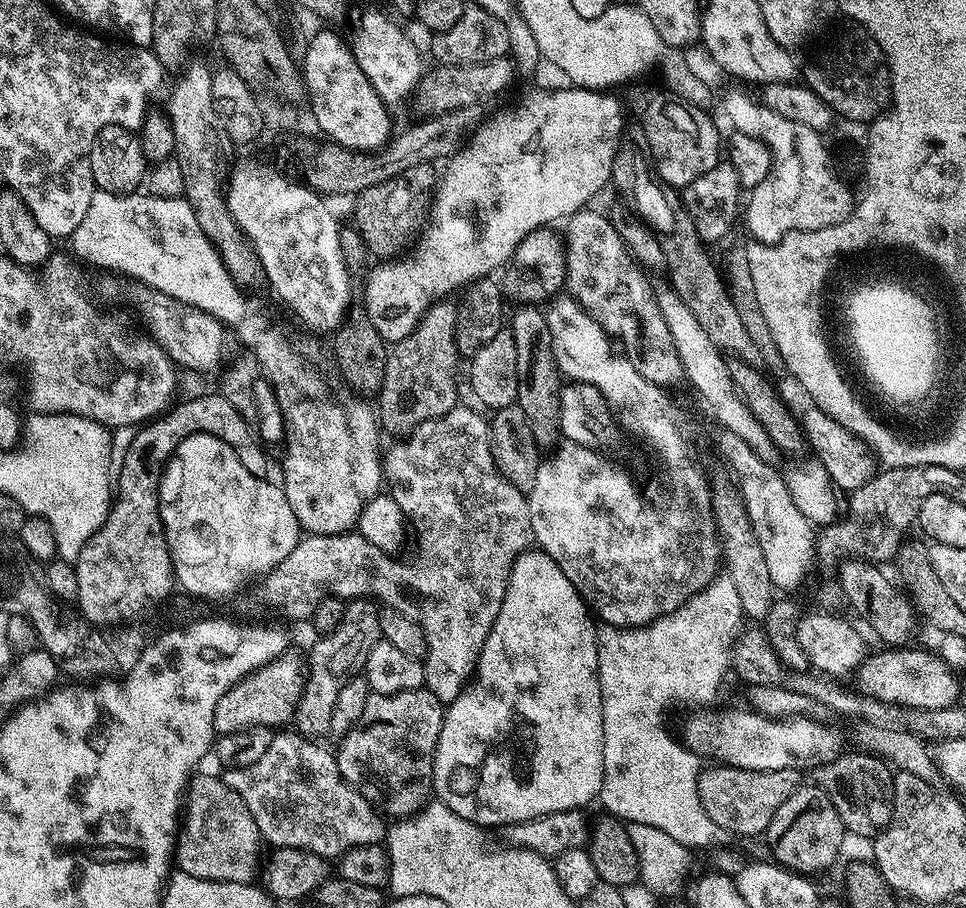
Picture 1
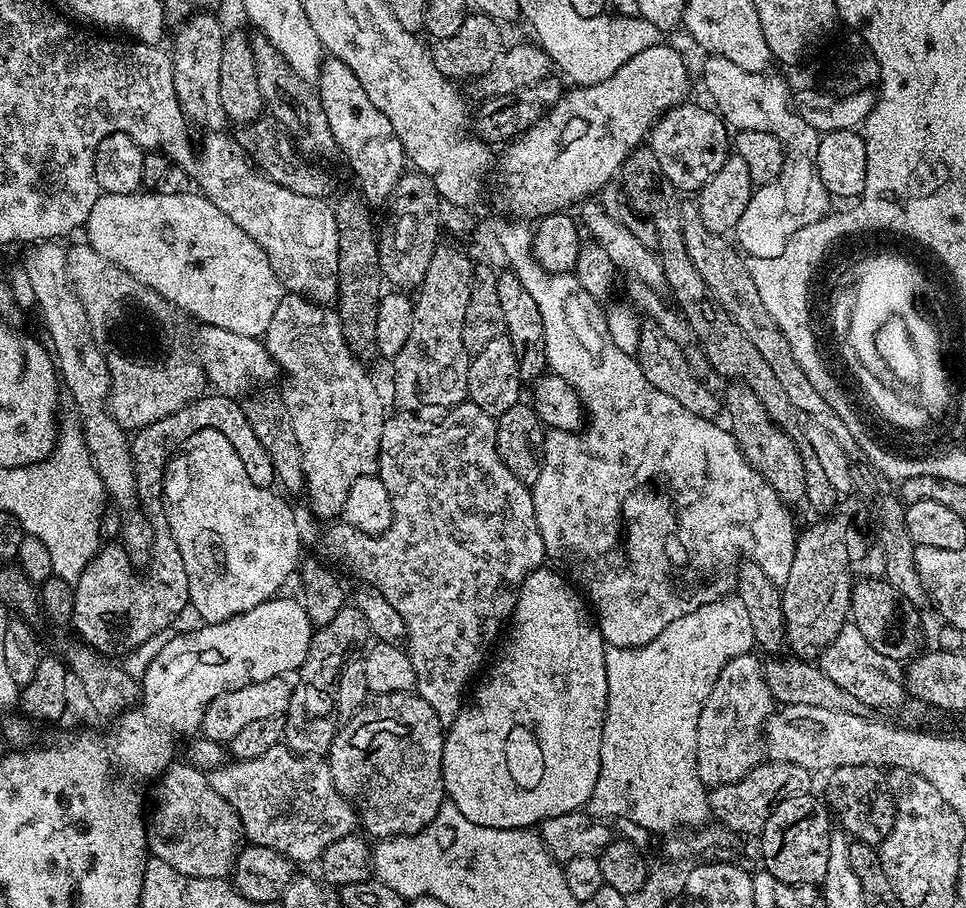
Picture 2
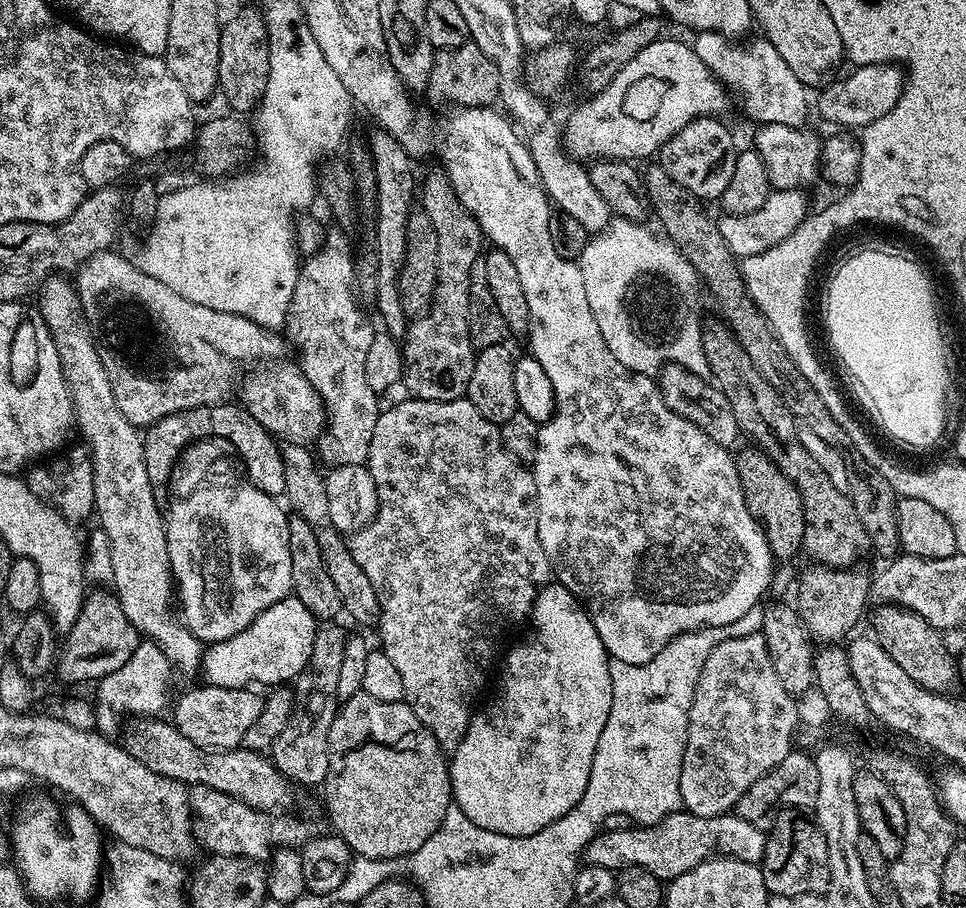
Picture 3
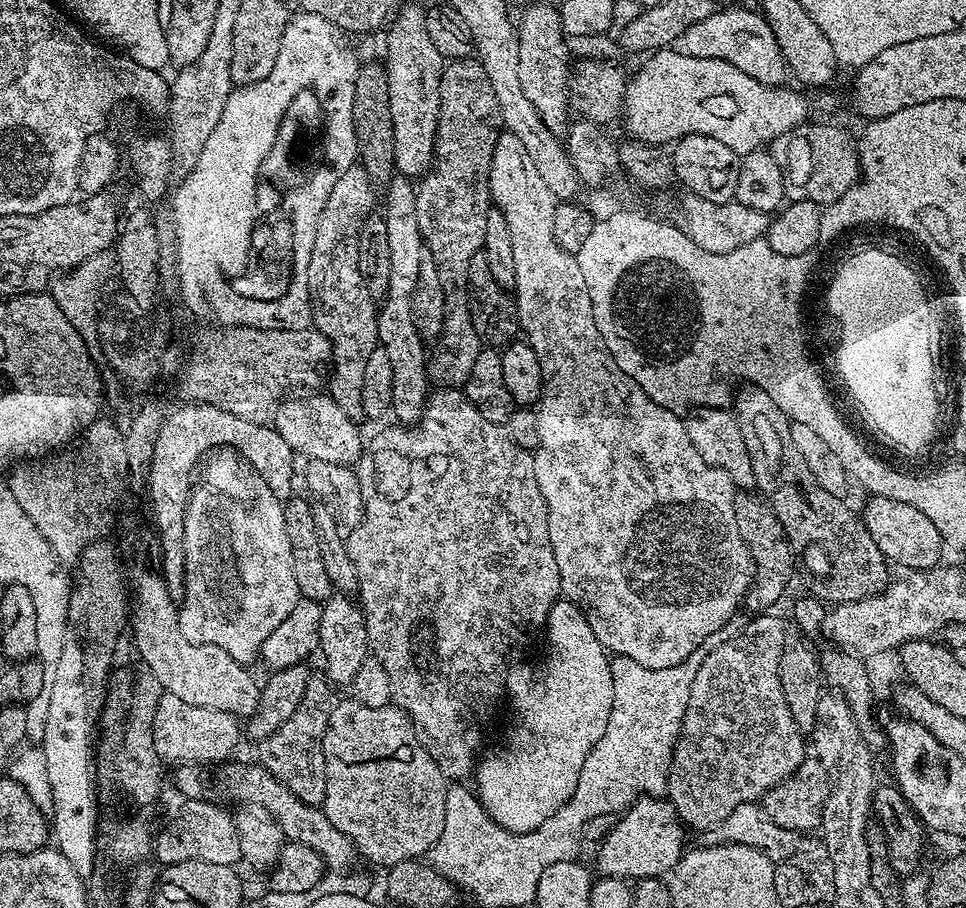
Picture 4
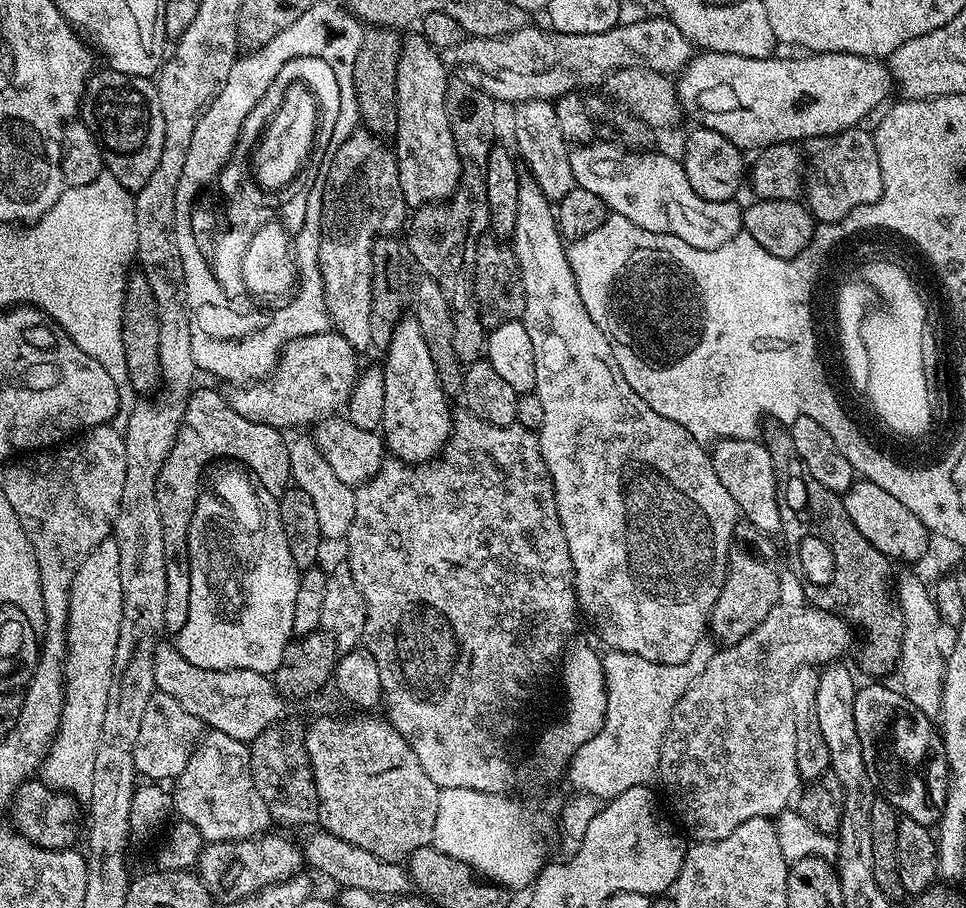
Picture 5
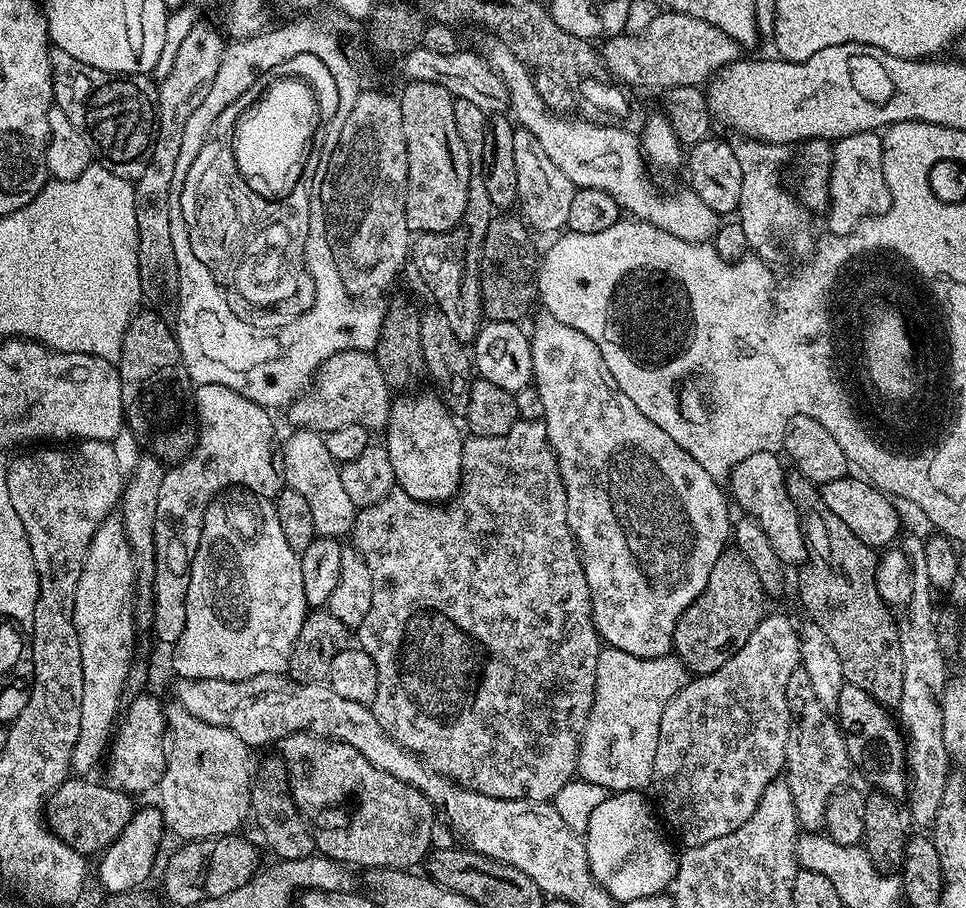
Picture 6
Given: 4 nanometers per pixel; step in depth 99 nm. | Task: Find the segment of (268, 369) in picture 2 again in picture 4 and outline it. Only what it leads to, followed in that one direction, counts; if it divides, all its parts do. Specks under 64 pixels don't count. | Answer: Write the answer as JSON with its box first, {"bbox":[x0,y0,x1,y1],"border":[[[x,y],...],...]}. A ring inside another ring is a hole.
{"bbox":[274,394,362,466],"border":[[[308,394],[305,400],[285,399],[282,406],[277,407],[274,413],[274,427],[278,434],[282,434],[282,438],[286,438],[286,442],[291,446],[293,453],[297,457],[304,456],[308,460],[321,460],[322,462],[334,462],[345,466],[352,466],[359,461],[362,455],[362,440],[360,444],[360,432],[356,429],[356,422],[353,417],[347,416],[342,410],[342,406],[338,406],[338,402],[334,402],[331,395],[316,396],[320,394]]]}

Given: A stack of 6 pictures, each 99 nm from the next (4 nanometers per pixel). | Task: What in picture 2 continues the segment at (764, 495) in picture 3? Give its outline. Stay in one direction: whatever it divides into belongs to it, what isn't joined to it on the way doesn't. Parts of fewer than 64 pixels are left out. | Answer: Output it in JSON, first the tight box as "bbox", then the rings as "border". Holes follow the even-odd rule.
{"bbox":[722,382,806,506],"border":[[[732,382],[727,387],[722,392],[722,408],[726,416],[728,412],[727,423],[742,454],[748,459],[750,466],[784,499],[785,504],[796,506],[796,503],[801,503],[806,494],[806,470],[802,466],[795,439],[785,434],[772,421],[770,414],[766,414],[766,406],[762,406],[758,394],[754,394],[750,386]]]}

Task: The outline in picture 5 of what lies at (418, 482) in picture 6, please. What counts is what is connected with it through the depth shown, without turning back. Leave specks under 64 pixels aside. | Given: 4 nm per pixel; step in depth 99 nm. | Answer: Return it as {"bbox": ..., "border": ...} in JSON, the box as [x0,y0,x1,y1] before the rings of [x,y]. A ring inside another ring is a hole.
{"bbox":[380,316,454,464],"border":[[[401,316],[382,356],[386,403],[382,406],[380,428],[387,451],[395,459],[408,464],[427,464],[443,450],[448,435],[452,433],[454,416],[451,411],[448,413],[449,401],[442,390],[438,369],[434,366],[434,358],[430,358],[426,338],[422,338],[422,326],[418,326],[416,316]]]}

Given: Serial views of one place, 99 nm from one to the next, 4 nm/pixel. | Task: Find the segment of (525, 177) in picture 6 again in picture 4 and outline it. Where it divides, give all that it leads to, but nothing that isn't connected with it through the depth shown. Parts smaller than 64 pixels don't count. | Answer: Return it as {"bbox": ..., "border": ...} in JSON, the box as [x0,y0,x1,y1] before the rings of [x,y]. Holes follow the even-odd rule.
{"bbox":[518,4,570,133],"border":[[[548,4],[530,5],[520,20],[518,16],[518,35],[518,78],[522,78],[522,90],[548,129],[563,133],[570,116],[570,60],[568,64],[569,41],[559,11]]]}

